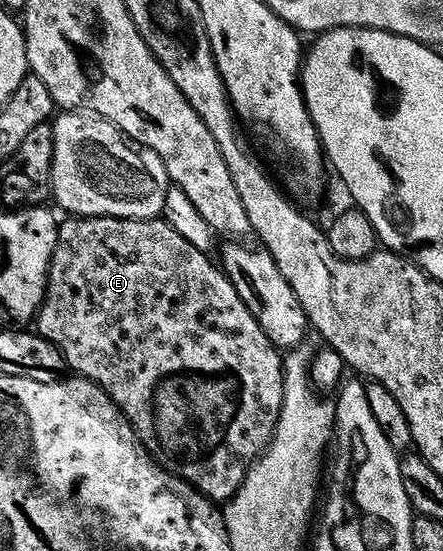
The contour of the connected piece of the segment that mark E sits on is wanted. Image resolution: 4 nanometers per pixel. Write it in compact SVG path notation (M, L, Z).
M69 216L58 225L53 258L49 261L49 279L45 285L45 299L35 315L35 329L51 344L59 348L65 357L65 365L74 375L89 378L96 386L102 386L111 396L113 403L121 409L123 416L137 434L150 456L170 474L189 482L204 498L215 504L224 504L243 484L245 473L257 461L262 450L269 444L273 430L277 427L279 412L283 404L283 380L285 367L278 347L267 340L263 328L251 316L247 304L235 292L231 280L216 261L209 259L204 250L197 250L195 244L187 244L175 228L164 217L155 218L83 218Z

